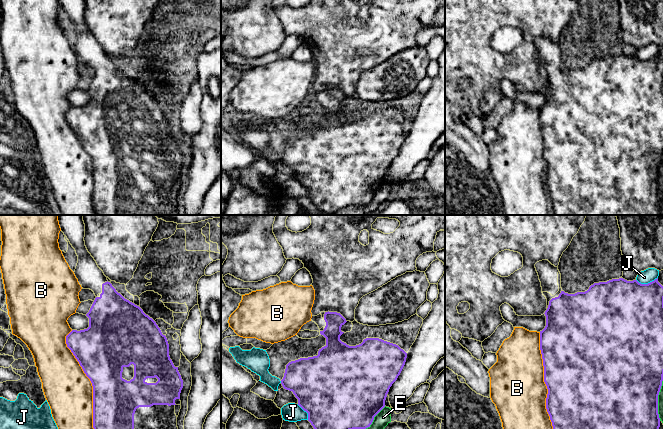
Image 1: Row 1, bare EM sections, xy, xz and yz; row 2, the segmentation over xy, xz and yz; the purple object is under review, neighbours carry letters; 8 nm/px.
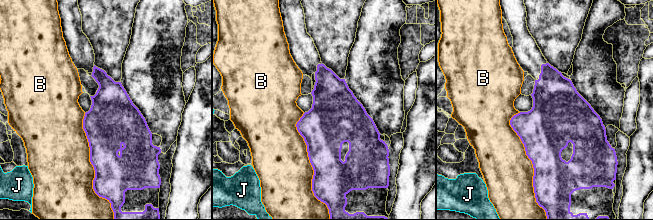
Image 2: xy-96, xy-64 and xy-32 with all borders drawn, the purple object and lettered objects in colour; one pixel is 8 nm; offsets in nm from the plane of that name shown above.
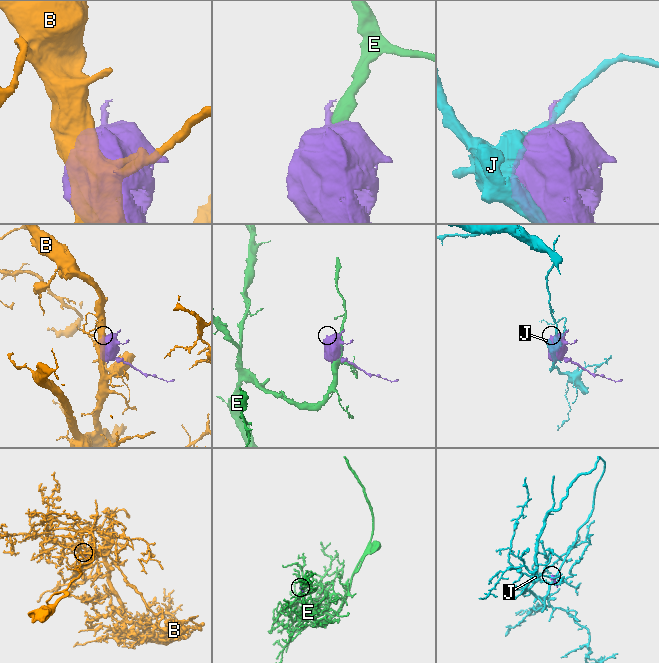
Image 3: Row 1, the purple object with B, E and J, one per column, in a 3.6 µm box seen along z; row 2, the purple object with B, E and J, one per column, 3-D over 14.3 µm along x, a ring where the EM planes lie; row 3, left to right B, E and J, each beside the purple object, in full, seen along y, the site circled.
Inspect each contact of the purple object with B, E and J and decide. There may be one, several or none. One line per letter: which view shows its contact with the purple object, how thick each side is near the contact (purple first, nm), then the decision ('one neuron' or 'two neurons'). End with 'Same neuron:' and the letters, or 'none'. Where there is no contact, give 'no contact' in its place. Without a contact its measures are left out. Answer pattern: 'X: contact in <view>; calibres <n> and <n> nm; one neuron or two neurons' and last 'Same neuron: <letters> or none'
B: contact in xy; calibres 420 and 380 nm; two neurons
E: contact in xz; calibres 500 and 120 nm; two neurons
J: contact in yz; calibres 480 and 110 nm; two neurons
Same neuron: none

